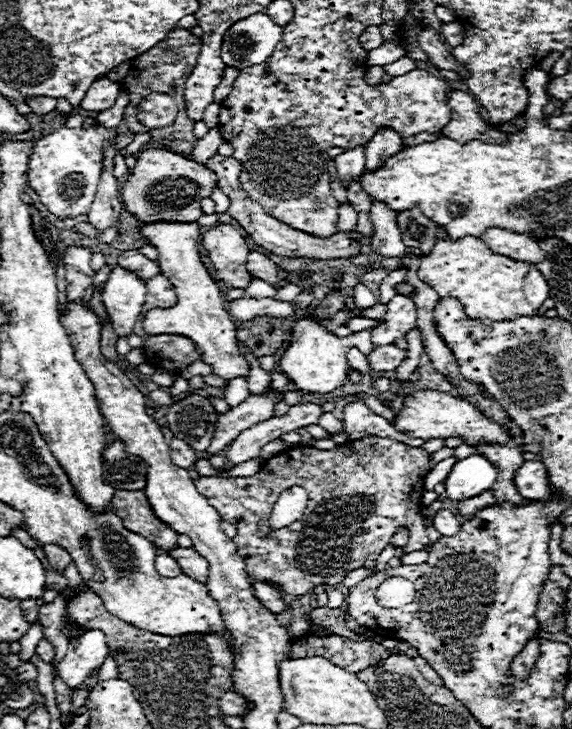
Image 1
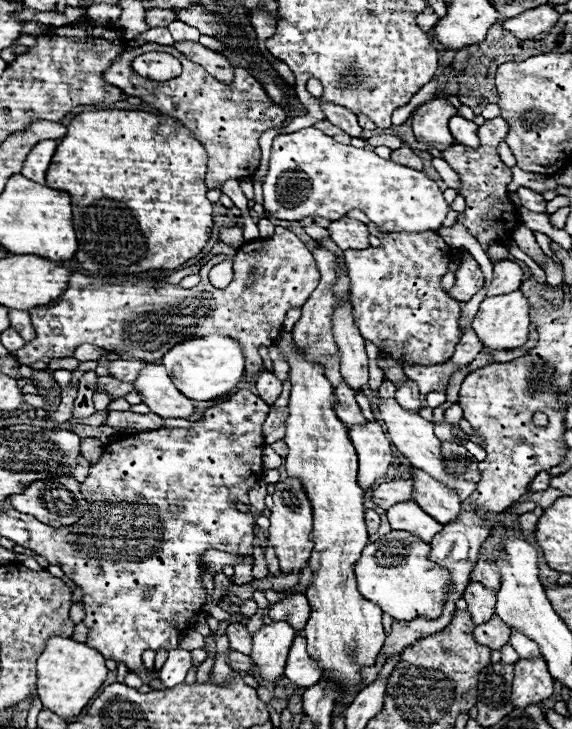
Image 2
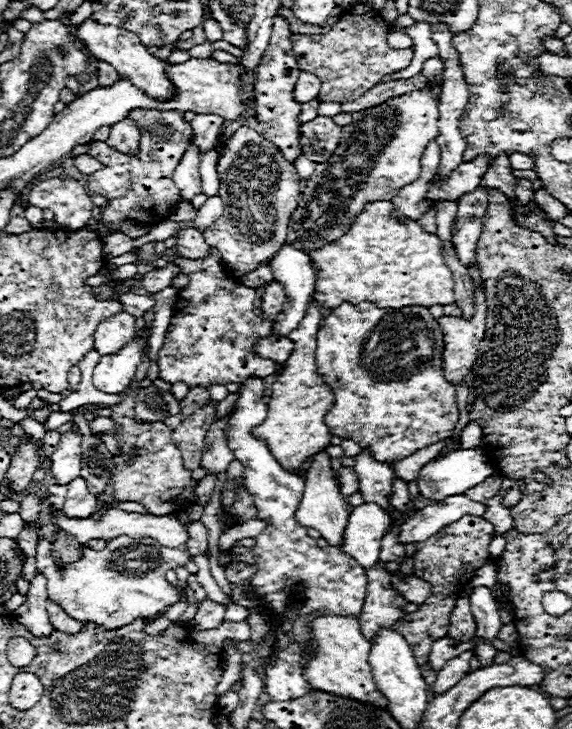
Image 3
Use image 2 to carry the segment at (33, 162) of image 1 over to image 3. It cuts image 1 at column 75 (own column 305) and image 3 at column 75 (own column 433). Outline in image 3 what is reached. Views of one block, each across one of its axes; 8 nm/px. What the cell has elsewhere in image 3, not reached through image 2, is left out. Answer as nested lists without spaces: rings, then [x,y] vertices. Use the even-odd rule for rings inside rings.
[[[48,178],[40,180],[28,192],[28,202],[38,208],[50,208],[62,230],[80,230],[92,218],[90,190],[78,180]]]

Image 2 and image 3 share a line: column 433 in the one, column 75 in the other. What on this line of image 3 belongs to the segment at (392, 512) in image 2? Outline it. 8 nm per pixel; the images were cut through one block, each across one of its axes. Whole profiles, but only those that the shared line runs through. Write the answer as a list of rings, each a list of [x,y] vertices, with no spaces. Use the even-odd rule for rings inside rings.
[[[50,506],[50,514],[52,514],[52,524],[56,526],[56,530],[62,530],[70,536],[74,536],[76,540],[80,540],[82,544],[88,544],[88,540],[94,538],[116,538],[116,536],[130,536],[130,538],[154,538],[158,542],[162,542],[162,546],[168,548],[178,548],[182,544],[186,544],[188,540],[188,530],[186,526],[176,518],[176,516],[142,516],[136,512],[124,512],[124,510],[106,510],[100,518],[66,518],[66,514],[62,514],[62,510],[54,510]]]

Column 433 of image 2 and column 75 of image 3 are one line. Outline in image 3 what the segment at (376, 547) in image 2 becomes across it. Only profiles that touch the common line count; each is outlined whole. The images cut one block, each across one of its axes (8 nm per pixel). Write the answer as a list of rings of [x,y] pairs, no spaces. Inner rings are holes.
[[[118,536],[108,540],[104,550],[84,546],[78,562],[60,568],[52,558],[52,542],[48,538],[40,538],[34,560],[36,570],[48,580],[50,600],[58,602],[74,620],[82,624],[96,622],[106,630],[114,630],[136,618],[154,618],[158,612],[180,600],[184,594],[178,594],[176,588],[166,582],[164,574],[184,566],[190,560],[190,554],[180,548],[166,548],[156,540]]]

